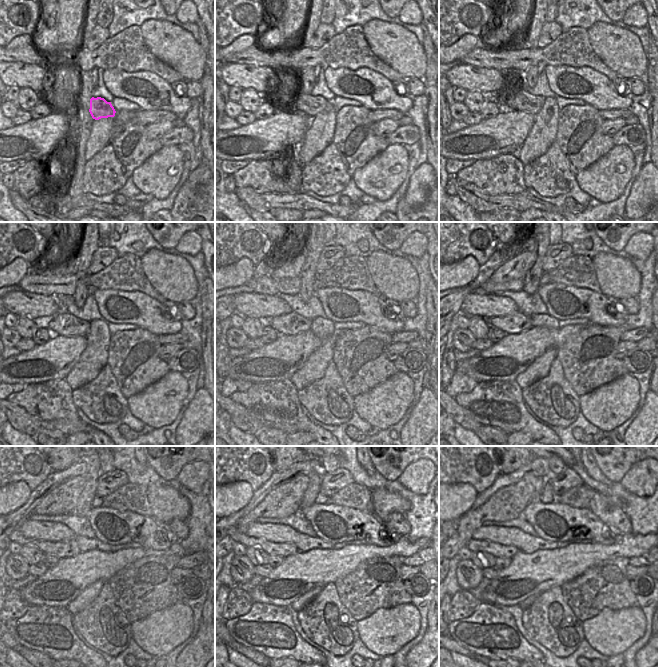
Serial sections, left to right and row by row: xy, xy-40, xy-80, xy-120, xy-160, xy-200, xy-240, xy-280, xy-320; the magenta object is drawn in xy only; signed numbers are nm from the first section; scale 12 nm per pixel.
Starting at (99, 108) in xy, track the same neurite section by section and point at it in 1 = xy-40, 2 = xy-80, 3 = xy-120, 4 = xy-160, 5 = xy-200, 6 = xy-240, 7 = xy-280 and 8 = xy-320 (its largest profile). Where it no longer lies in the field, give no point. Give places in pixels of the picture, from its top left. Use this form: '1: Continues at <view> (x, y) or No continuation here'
1: Continues at xy-40 (306, 104)
2: Continues at xy-80 (523, 101)
3: Continues at xy-120 (63, 323)
4: Continues at xy-160 (292, 323)
5: Continues at xy-200 (516, 322)
6: Continues at xy-240 (63, 549)
7: Continues at xy-280 (282, 549)
8: Continues at xy-320 (497, 550).

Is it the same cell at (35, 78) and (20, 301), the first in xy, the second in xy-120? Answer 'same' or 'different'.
same

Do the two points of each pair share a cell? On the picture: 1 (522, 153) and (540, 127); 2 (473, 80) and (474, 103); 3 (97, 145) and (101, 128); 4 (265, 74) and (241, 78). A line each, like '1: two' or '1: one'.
1: one
2: two
3: one
4: one

